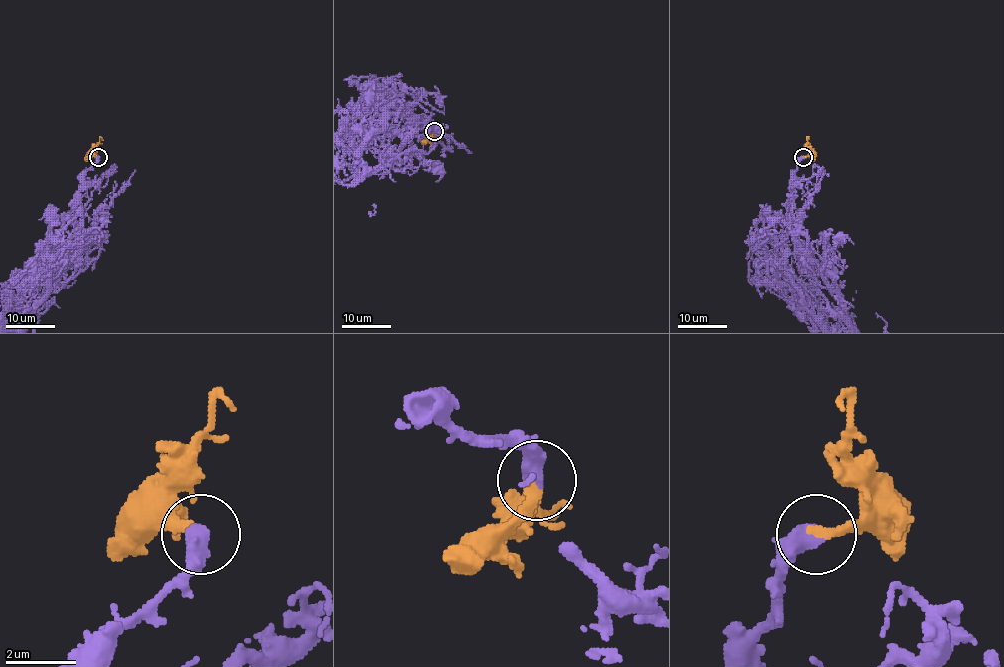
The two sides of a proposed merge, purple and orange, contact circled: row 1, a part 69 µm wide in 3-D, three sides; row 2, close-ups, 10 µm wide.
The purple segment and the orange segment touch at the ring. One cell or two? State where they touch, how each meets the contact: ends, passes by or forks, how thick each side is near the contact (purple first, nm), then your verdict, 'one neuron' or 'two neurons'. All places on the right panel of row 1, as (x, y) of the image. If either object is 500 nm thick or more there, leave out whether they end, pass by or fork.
(803, 157) | 550/360 nm | one neuron

